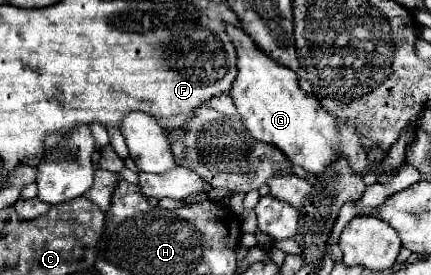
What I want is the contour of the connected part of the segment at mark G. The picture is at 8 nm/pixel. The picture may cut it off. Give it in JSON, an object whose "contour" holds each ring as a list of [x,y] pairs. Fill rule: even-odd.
{"contour":[[[225,25],[225,31],[235,45],[239,69],[229,93],[249,133],[257,141],[265,141],[279,147],[291,159],[291,163],[303,167],[313,175],[319,175],[323,167],[333,163],[337,153],[343,153],[349,159],[349,165],[355,167],[359,175],[367,175],[379,167],[377,163],[369,165],[367,153],[357,141],[355,127],[351,125],[335,127],[335,117],[331,117],[327,111],[321,109],[317,97],[305,93],[299,87],[295,71],[265,55],[263,49],[243,31],[243,27]]]}

